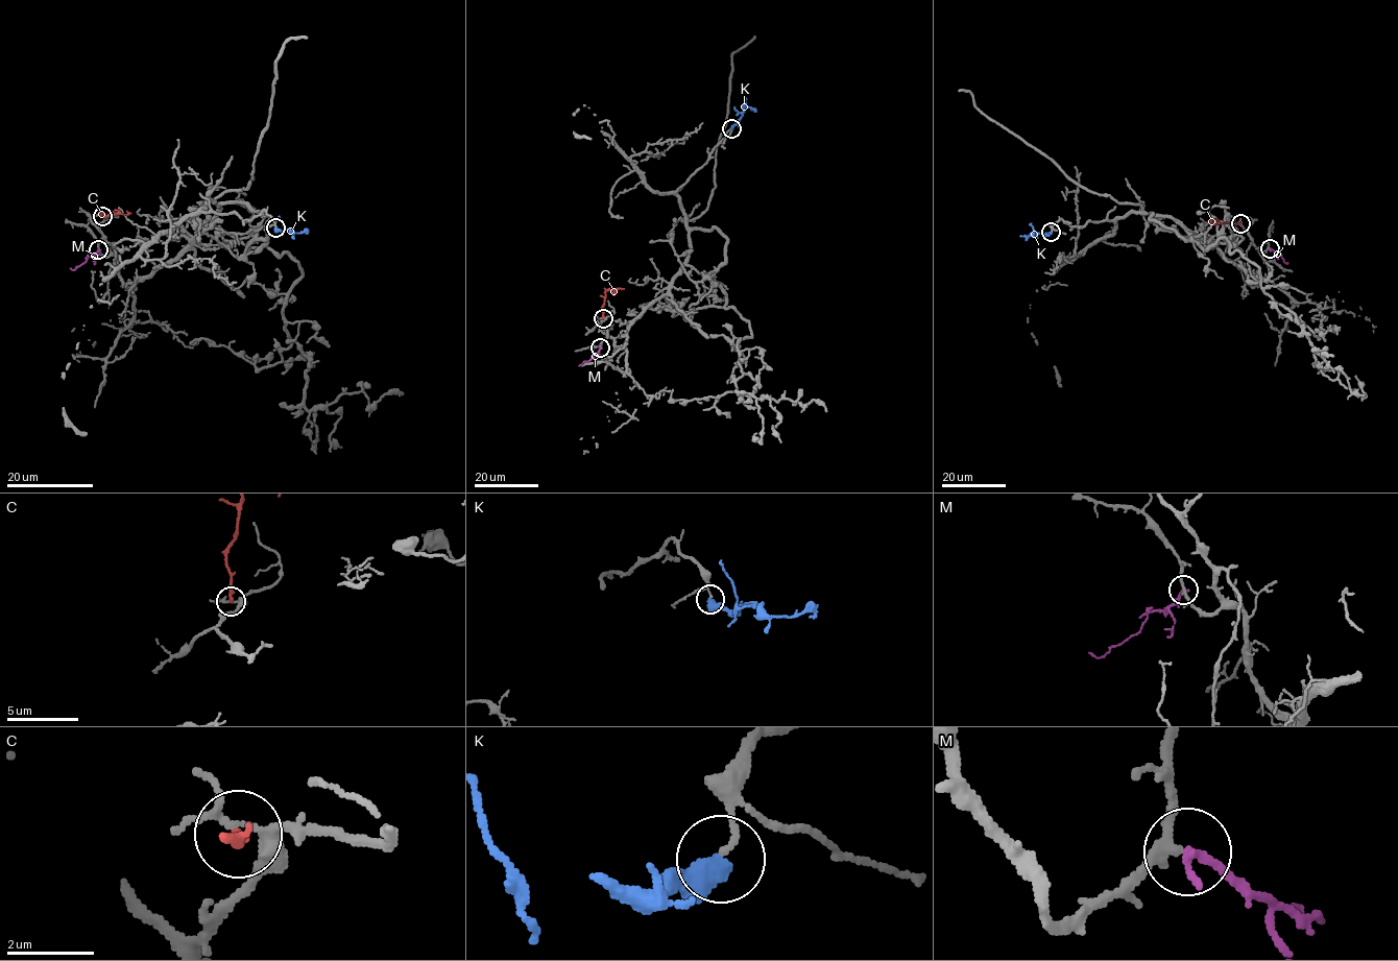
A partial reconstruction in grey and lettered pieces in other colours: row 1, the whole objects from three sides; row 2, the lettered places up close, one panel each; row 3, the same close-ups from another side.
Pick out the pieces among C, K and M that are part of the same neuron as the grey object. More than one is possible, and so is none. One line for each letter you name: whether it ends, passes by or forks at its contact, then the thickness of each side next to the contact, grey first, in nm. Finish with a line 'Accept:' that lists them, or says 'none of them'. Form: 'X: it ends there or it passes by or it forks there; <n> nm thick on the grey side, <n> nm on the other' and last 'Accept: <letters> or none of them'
M: it ends there; 200 nm thick on the grey side, 220 nm on the other
Accept: M

